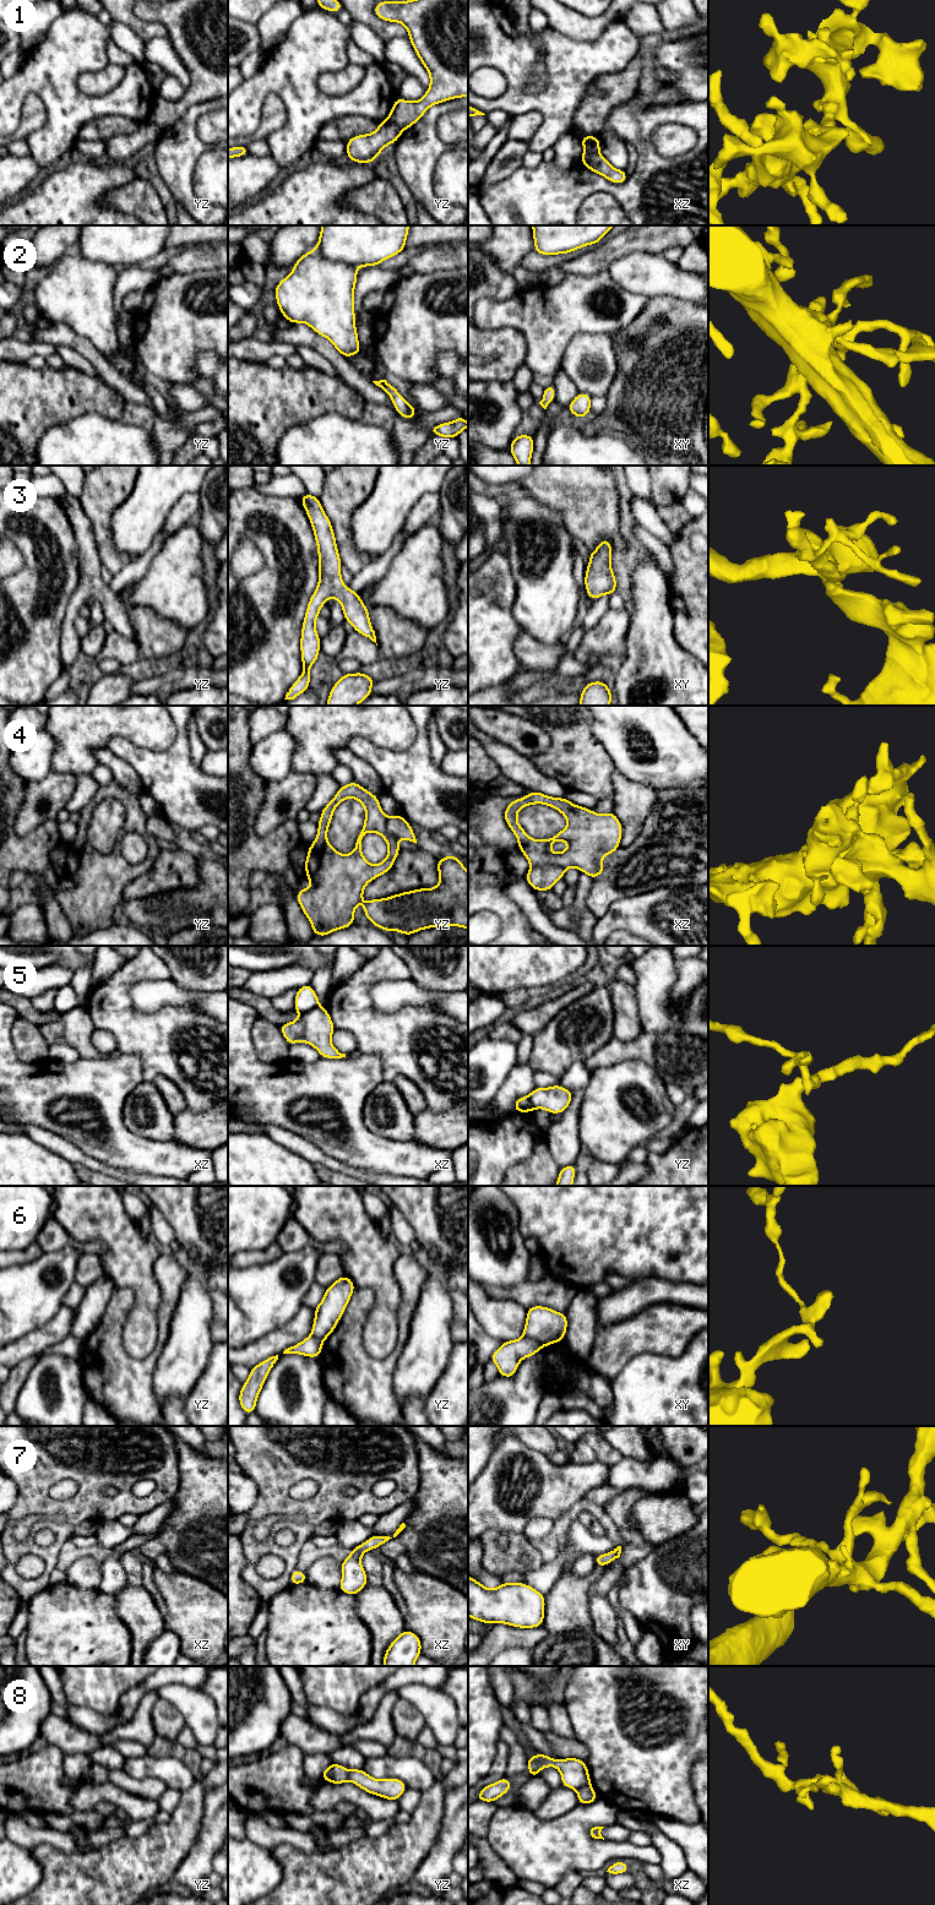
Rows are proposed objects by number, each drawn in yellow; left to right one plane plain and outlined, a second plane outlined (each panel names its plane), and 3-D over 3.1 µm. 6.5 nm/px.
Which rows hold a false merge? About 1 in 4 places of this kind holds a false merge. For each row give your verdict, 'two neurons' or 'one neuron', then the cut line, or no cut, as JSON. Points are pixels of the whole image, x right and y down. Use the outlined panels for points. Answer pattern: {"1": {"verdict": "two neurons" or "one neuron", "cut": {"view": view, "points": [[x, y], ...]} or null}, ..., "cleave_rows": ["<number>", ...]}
{"1": {"verdict": "two neurons", "cut": {"view": "yz", "points": [[387, 118], [401, 131]]}}, "2": {"verdict": "one neuron", "cut": null}, "3": {"verdict": "one neuron", "cut": null}, "4": {"verdict": "one neuron", "cut": null}, "5": {"verdict": "two neurons", "cut": {"view": "xz", "points": [[319, 1005], [300, 1014]]}}, "6": {"verdict": "two neurons", "cut": {"view": "xy", "points": [[523, 1335], [543, 1345]]}}, "7": {"verdict": "one neuron", "cut": null}, "8": {"verdict": "two neurons", "cut": {"view": "xz", "points": [[590, 1784], [582, 1785], [577, 1790]]}}, "cleave_rows": ["1", "5", "6", "8"]}

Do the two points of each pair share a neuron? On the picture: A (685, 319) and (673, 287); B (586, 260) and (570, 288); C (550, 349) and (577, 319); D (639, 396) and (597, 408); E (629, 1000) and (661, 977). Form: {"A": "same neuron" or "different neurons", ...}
{"A": "different neurons", "B": "different neurons", "C": "same neuron", "D": "different neurons", "E": "different neurons"}

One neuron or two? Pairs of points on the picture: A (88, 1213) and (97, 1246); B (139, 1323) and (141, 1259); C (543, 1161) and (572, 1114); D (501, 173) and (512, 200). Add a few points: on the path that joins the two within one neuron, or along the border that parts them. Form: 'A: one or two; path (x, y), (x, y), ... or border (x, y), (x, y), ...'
A: two; border (68, 1233), (79, 1241), (101, 1241), (107, 1251)
B: one; path (141, 1307), (141, 1275)
C: two; border (545, 1137), (553, 1159), (560, 1168)
D: two; border (522, 164), (504, 179), (487, 185), (480, 191)

